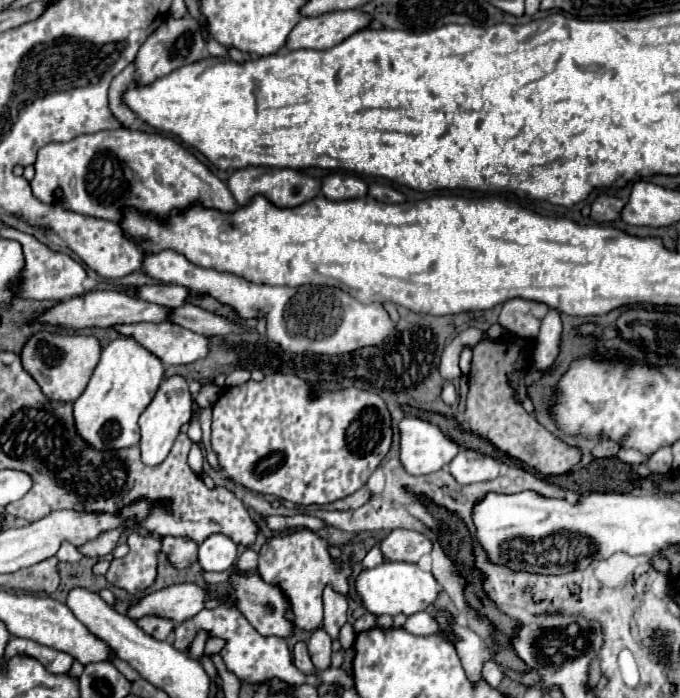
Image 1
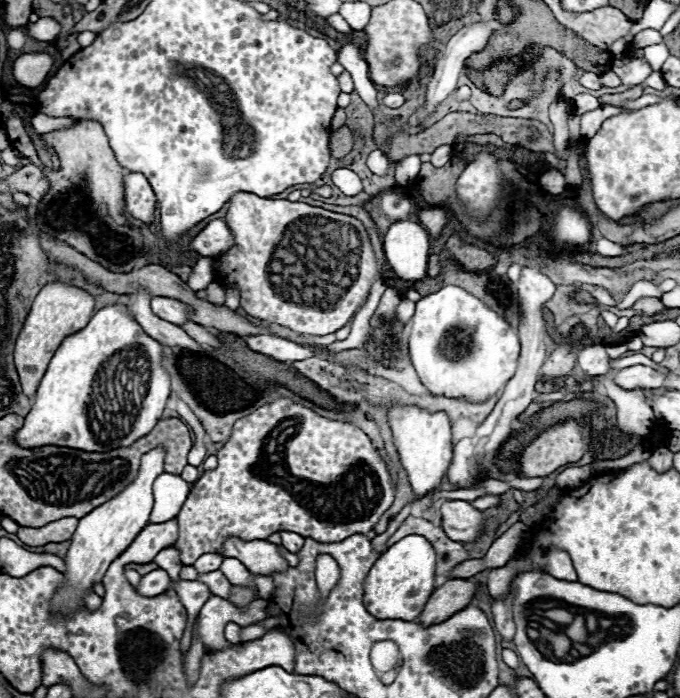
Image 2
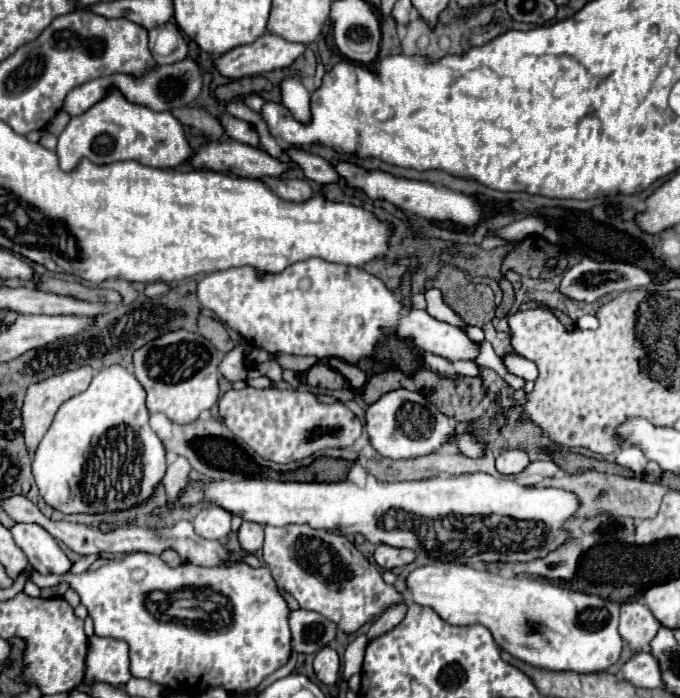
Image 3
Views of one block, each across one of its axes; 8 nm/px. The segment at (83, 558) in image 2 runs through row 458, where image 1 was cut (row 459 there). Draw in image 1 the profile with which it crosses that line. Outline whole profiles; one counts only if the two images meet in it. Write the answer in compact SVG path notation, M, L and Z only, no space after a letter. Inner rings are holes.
M180 376L166 378L160 384L150 406L142 412L142 416L138 420L138 424L140 424L140 454L142 454L142 462L146 466L156 466L168 456L176 436L180 434L180 426L186 424L190 420L190 416L192 416L192 398L188 392L188 382Z

